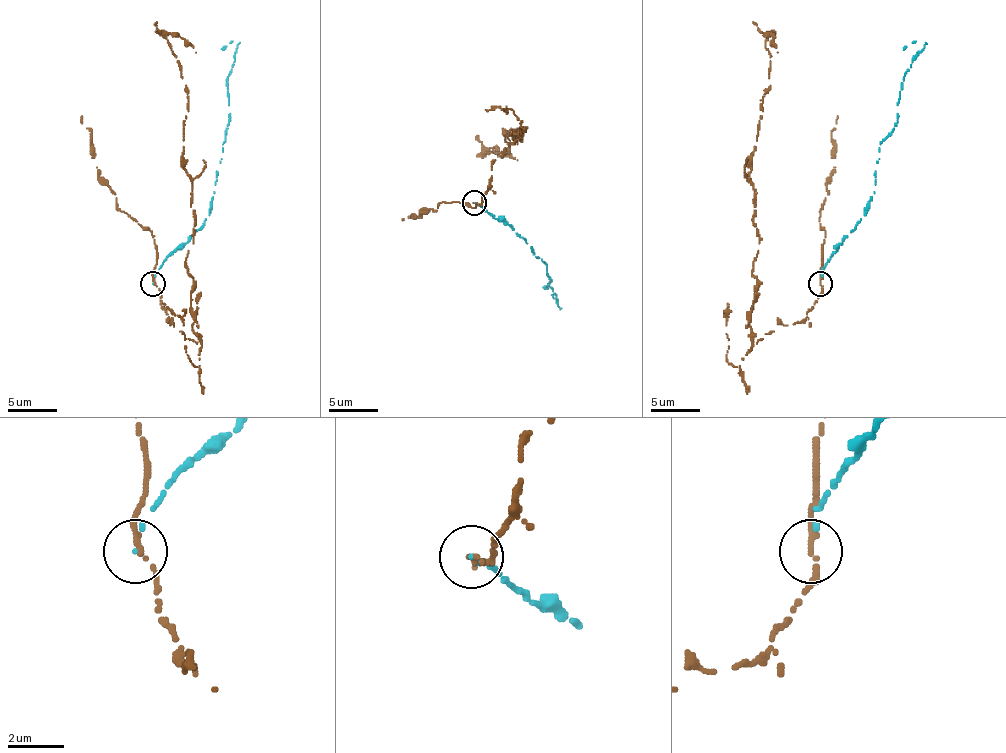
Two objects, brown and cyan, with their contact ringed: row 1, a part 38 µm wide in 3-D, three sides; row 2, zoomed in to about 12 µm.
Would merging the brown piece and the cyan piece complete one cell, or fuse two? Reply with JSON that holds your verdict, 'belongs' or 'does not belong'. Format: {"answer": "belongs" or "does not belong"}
{"answer": "does not belong"}

